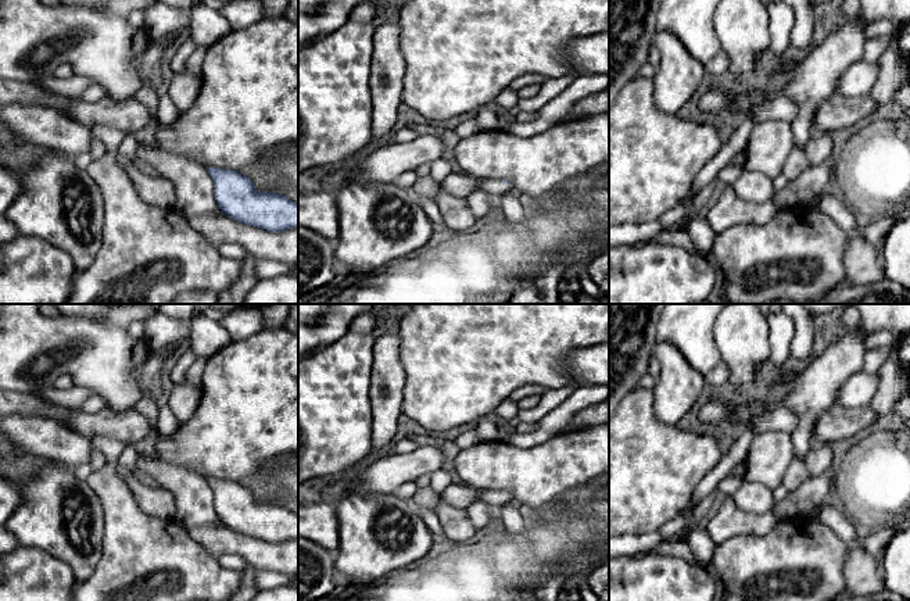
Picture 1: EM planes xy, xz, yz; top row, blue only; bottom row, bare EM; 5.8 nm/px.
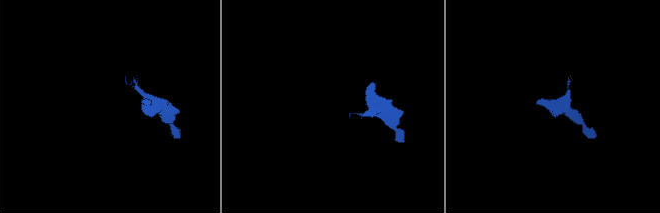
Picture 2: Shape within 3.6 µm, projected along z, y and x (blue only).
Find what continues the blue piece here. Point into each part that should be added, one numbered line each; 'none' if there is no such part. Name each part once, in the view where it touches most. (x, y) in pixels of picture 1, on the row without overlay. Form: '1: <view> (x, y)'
1: xy (260, 555)

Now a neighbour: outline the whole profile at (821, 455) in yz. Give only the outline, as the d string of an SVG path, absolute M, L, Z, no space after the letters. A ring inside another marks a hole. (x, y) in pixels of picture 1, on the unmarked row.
M838 443L814 444L805 458L807 473L816 476L823 473L827 468L836 464L839 454Z

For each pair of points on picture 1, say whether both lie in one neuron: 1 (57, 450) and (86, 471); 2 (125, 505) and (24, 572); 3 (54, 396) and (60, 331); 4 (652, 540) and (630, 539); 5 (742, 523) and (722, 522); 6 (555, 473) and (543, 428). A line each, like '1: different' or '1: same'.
1: different
2: different
3: different
4: same
5: same
6: different

